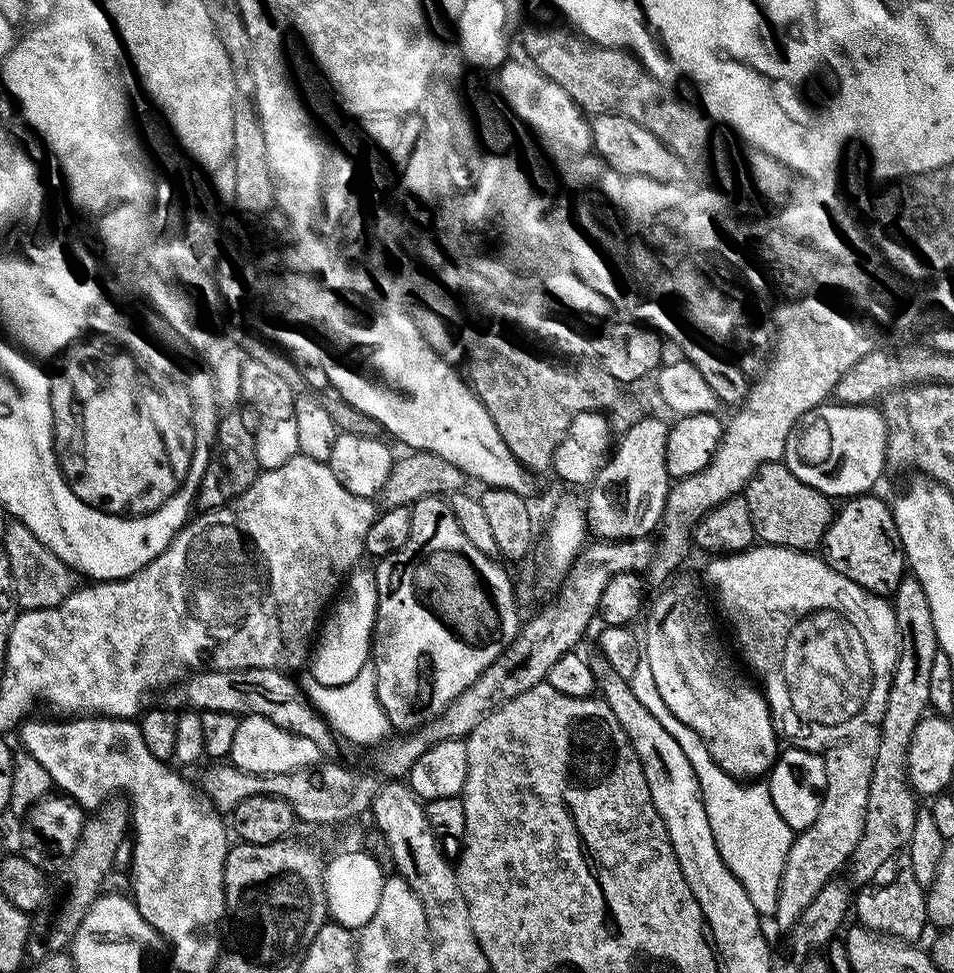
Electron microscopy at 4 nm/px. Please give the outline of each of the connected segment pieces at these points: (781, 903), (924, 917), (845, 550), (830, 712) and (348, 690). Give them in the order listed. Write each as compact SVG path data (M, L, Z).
M879 727L864 728L857 736L844 740L823 753L826 766L824 801L818 818L802 832L795 833L785 868L782 870L780 893L774 922L783 930L791 930L798 918L814 902L818 890L837 875L852 859L854 846L862 836L866 816L866 794L870 794L870 774L874 774L874 758L878 758Z
M897 859L895 864L897 872L885 884L876 882L861 887L857 896L855 893L854 912L860 915L859 923L873 932L894 936L897 940L916 942L923 934L924 927L930 924L926 888L918 882L918 878L914 878L914 870L908 865L907 859Z
M876 494L854 496L843 501L838 511L832 517L832 525L826 530L822 545L822 557L838 574L845 575L852 582L856 582L863 590L878 596L891 597L898 590L898 586L906 575L906 561L904 547L900 545L900 535L892 517L892 508L886 499L879 500Z
M815 610L801 618L792 628L783 650L783 670L785 680L795 690L794 706L801 719L815 726L840 726L852 719L860 710L857 695L820 666L827 654L836 652L836 638L844 636L849 626L847 619L834 610Z
M370 664L365 665L350 682L338 687L326 687L313 678L310 672L302 675L300 685L303 692L339 737L341 735L356 744L378 744L389 737L392 727L378 702L376 676Z

